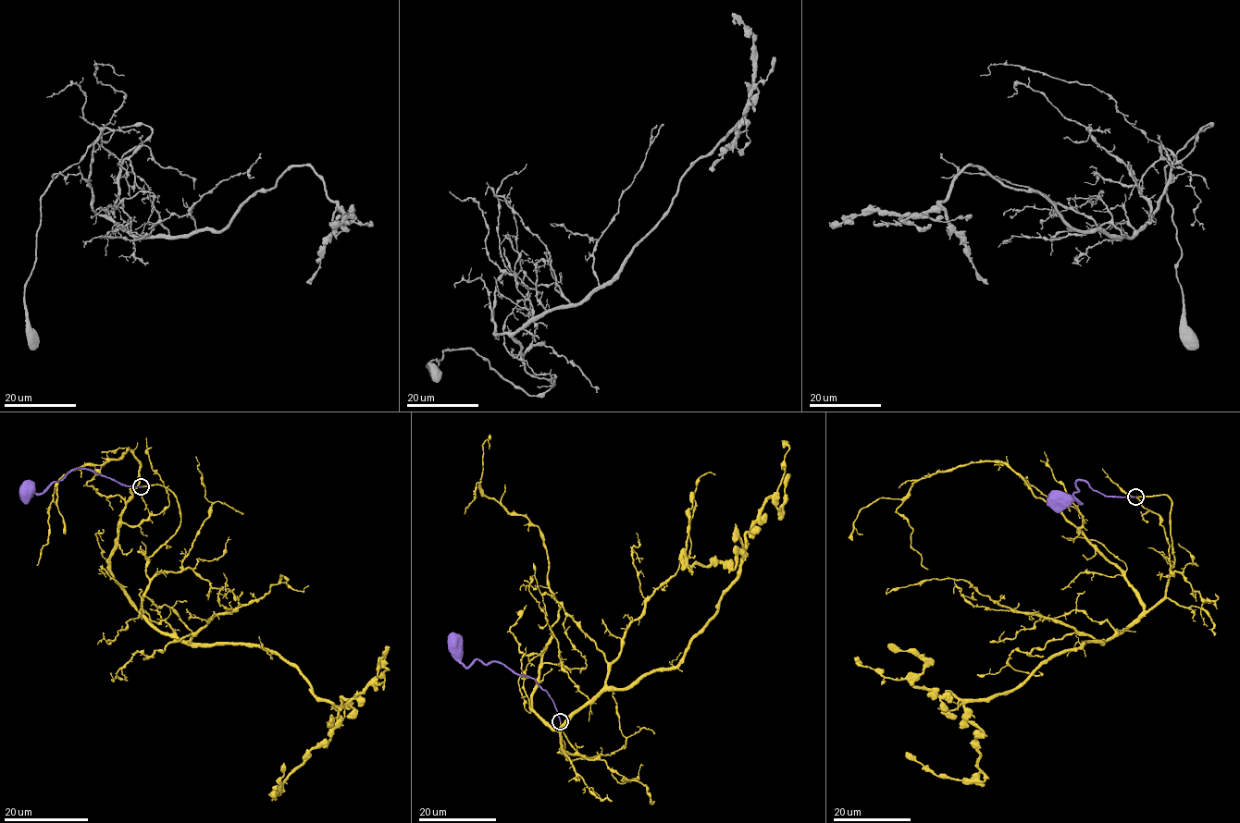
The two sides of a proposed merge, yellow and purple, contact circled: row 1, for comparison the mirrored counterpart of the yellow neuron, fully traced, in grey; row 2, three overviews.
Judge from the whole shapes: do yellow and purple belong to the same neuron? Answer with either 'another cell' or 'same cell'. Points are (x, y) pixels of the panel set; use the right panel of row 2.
same cell

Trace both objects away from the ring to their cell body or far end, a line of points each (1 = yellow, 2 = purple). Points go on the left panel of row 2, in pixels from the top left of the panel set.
1: (141, 486), (179, 509), (142, 613), (188, 643), (263, 646), (338, 707), (277, 793), (283, 763)
2: (141, 486), (126, 486), (85, 469), (77, 469), (69, 471), (42, 493), (24, 485), (26, 488)

